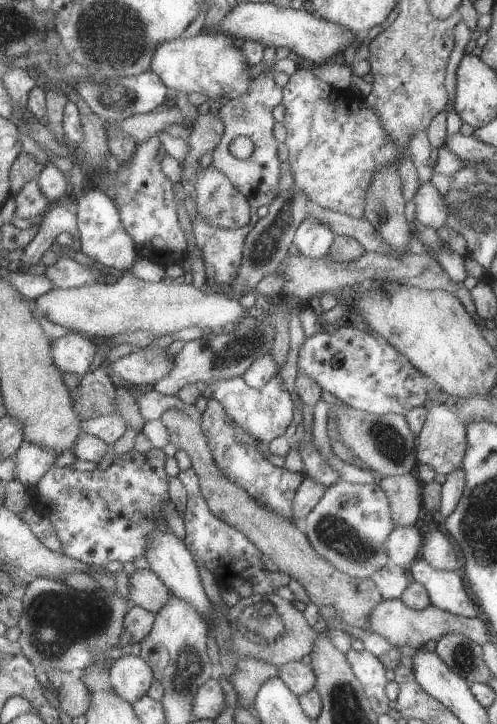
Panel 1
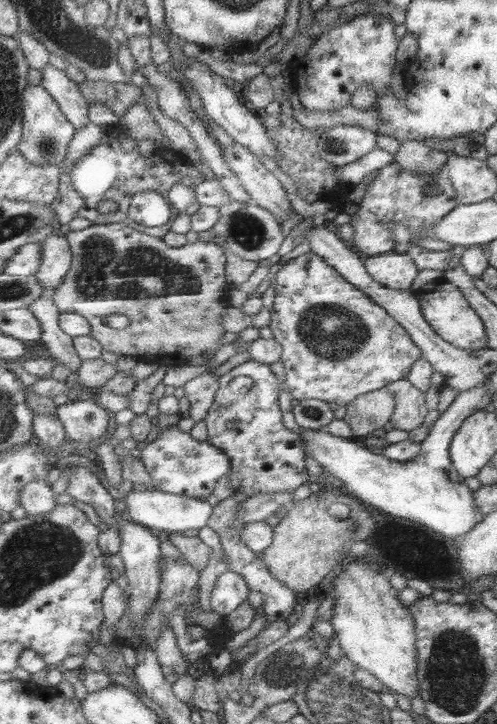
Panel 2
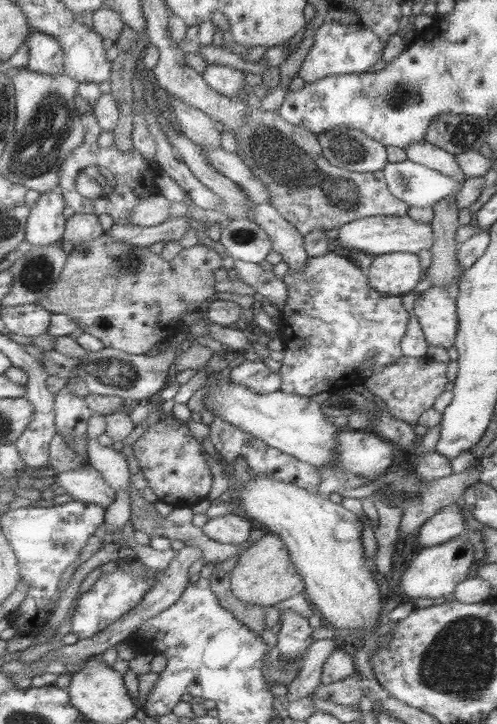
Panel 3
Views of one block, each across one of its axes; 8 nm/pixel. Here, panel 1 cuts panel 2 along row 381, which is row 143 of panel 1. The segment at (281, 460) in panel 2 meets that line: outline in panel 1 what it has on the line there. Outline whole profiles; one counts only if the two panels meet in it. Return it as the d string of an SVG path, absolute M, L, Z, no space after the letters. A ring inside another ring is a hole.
M265 71L253 80L253 90L245 94L243 98L236 98L227 101L216 113L217 118L225 122L225 136L221 139L221 144L213 152L212 165L221 170L241 194L248 198L253 209L253 223L257 222L257 210L259 206L269 206L279 194L279 178L281 178L281 160L277 154L279 140L273 134L275 128L275 116L273 109L283 103L284 87L277 86L273 72ZM247 136L254 144L252 155L245 160L241 160L229 150L235 138Z

